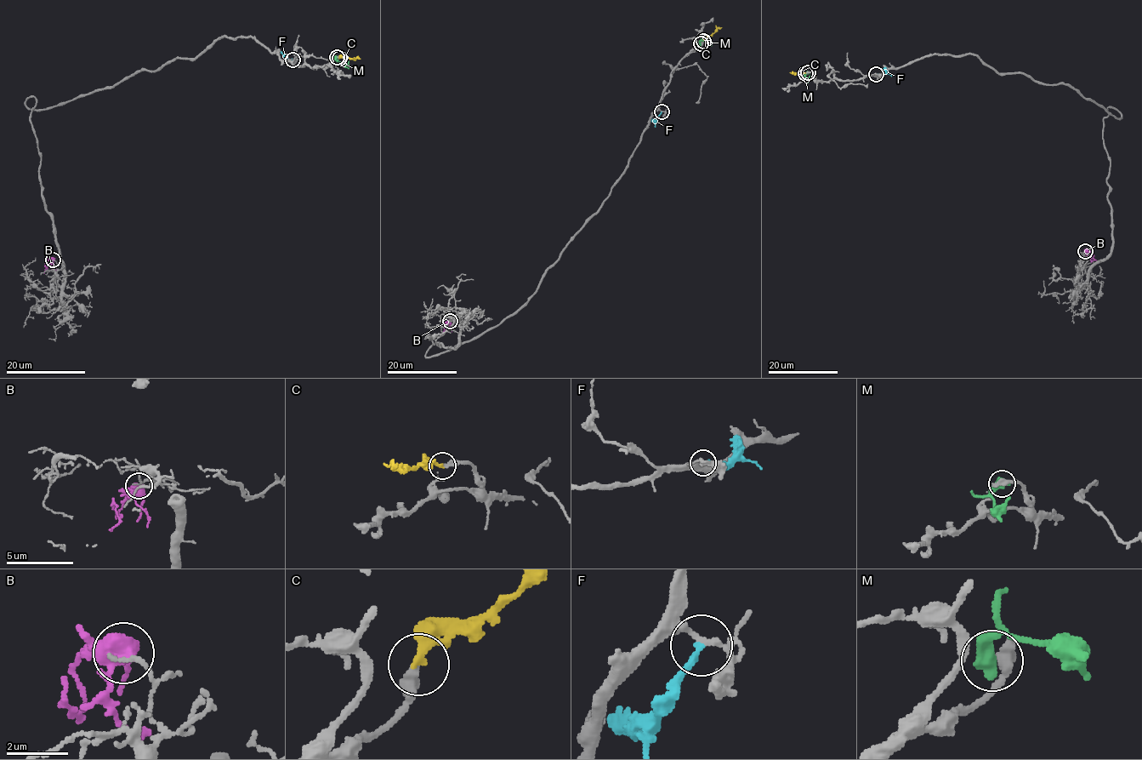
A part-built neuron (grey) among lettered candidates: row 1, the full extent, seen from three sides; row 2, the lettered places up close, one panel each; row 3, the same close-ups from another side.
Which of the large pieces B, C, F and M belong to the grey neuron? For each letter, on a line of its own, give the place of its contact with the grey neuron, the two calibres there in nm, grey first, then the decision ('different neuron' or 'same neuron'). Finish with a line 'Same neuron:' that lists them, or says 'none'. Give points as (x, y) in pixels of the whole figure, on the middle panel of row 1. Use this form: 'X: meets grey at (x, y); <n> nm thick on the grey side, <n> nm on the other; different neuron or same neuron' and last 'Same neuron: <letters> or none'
B: meets grey at (450, 321); 150 nm thick on the grey side, 440 nm on the other; different neuron
C: meets grey at (703, 41); 360 nm thick on the grey side, 320 nm on the other; same neuron
F: meets grey at (661, 111); 150 nm thick on the grey side, 240 nm on the other; different neuron
M: meets grey at (701, 43); 440 nm thick on the grey side, 600 nm on the other; different neuron
Same neuron: C

